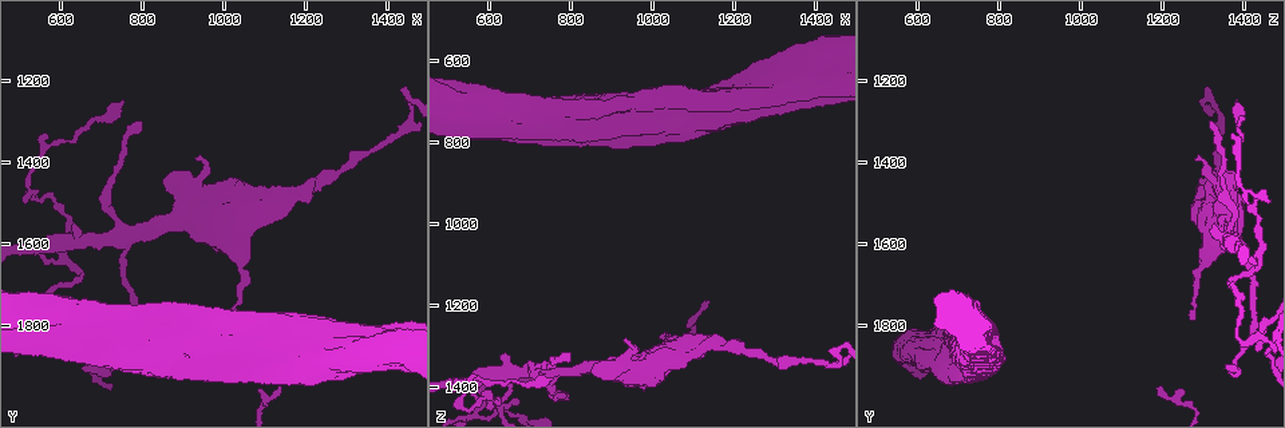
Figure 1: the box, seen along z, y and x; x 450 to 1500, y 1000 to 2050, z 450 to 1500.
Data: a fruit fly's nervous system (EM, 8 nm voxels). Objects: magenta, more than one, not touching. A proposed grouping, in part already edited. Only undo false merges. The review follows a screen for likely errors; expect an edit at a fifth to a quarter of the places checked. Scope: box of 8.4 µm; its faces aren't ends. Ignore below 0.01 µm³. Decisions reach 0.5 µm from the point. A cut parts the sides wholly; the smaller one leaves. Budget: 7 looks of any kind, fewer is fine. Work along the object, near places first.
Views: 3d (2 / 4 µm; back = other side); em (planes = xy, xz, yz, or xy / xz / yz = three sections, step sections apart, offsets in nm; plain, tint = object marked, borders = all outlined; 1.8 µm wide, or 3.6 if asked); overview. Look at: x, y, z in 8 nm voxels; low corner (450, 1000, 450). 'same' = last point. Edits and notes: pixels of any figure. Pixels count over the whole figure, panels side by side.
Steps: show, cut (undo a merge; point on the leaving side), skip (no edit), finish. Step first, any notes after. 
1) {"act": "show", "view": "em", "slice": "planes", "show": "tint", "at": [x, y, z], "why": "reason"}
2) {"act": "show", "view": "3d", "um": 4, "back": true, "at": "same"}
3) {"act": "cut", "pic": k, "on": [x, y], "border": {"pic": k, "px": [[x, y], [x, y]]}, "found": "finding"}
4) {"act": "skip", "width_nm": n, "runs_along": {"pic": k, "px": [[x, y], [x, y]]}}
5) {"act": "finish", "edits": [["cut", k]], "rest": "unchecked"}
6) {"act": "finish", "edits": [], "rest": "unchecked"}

{"act": "show", "view": "3d", "um": 2, "at": [710, 1285, 1385], "why": "calibre changes"}

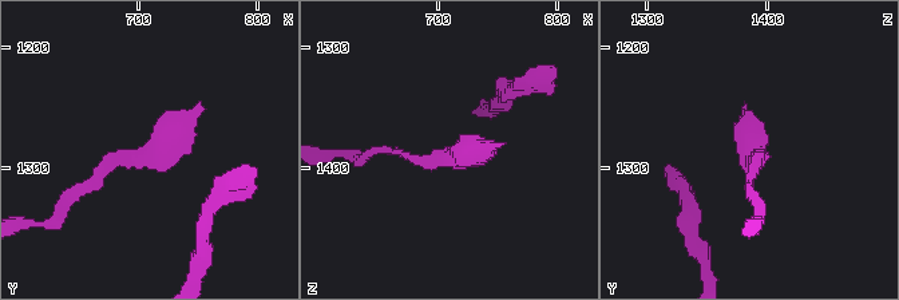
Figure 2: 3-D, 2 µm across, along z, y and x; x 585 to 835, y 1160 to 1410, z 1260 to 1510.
{"act": "show", "view": "em", "slice": "planes", "show": "tint", "at": [710, 1292, 1388]}

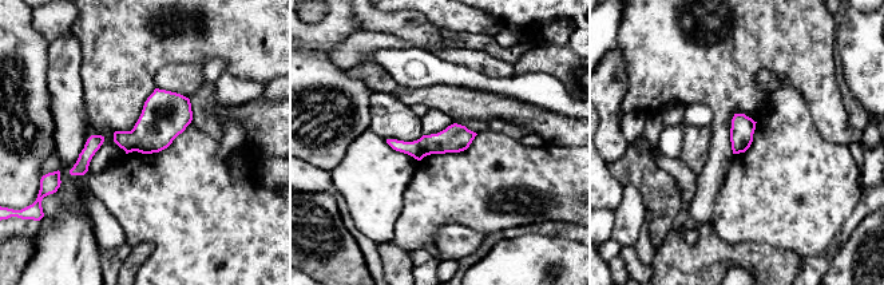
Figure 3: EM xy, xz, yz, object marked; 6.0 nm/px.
{"act": "skip", "runs_along": {"pic": 3, "px": [[471, 135], [424, 146], [392, 142]]}, "found": "all the same cell"}

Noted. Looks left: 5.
{"act": "show", "view": "em", "um": 3.6, "slice": "yz", "step": 4, "show": "tint", "at": [920, 1525, 1360], "why": "calibre changes"}

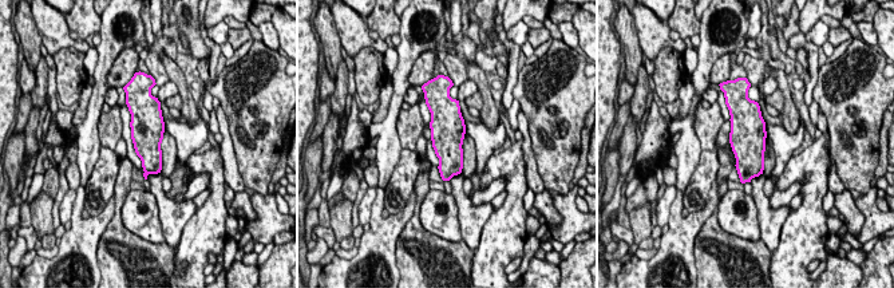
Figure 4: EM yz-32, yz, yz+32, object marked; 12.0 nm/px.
{"act": "skip", "found": "one cell here"}

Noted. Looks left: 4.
{"act": "show", "view": "em", "um": 3.6, "slice": "planes", "show": "tint", "at": [915, 1845, 745], "why": "thick turns thin"}

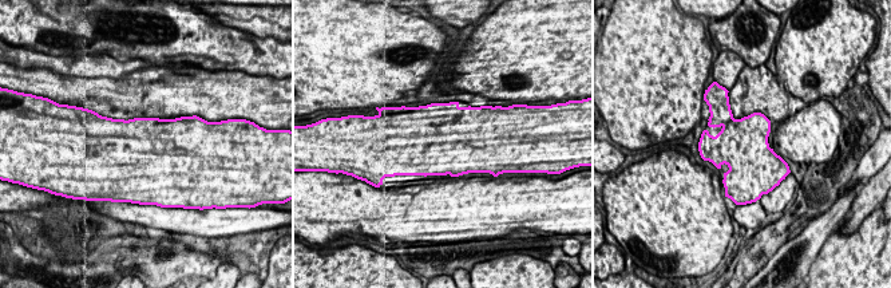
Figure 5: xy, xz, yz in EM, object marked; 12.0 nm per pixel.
{"act": "skip", "found": "continuous, no second cell"}

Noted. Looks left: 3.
{"act": "finish", "edits": [], "rest": "unchecked"}

